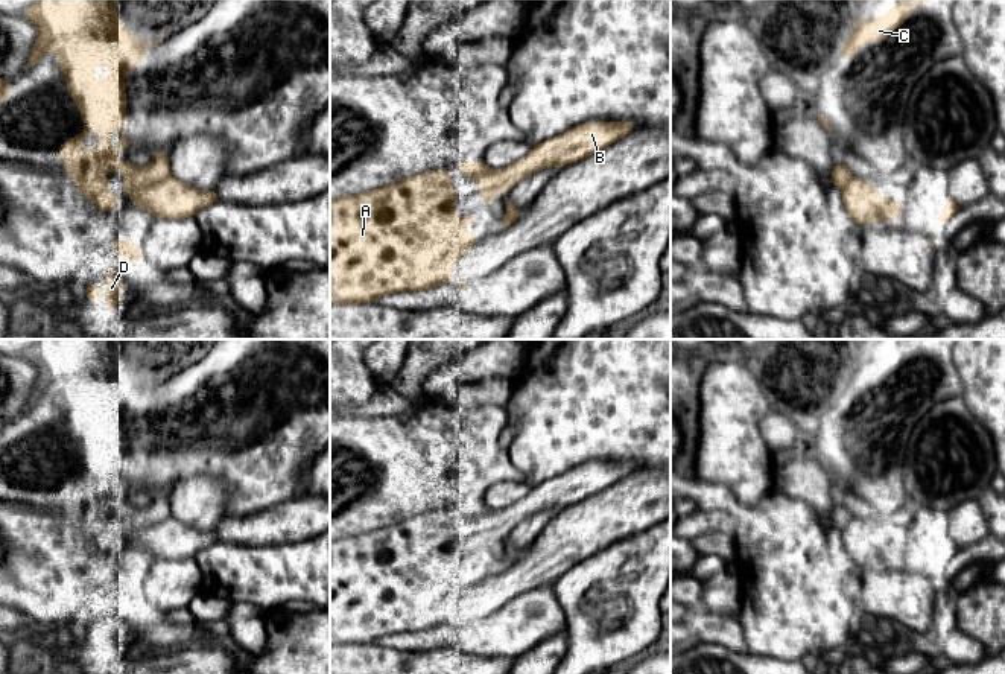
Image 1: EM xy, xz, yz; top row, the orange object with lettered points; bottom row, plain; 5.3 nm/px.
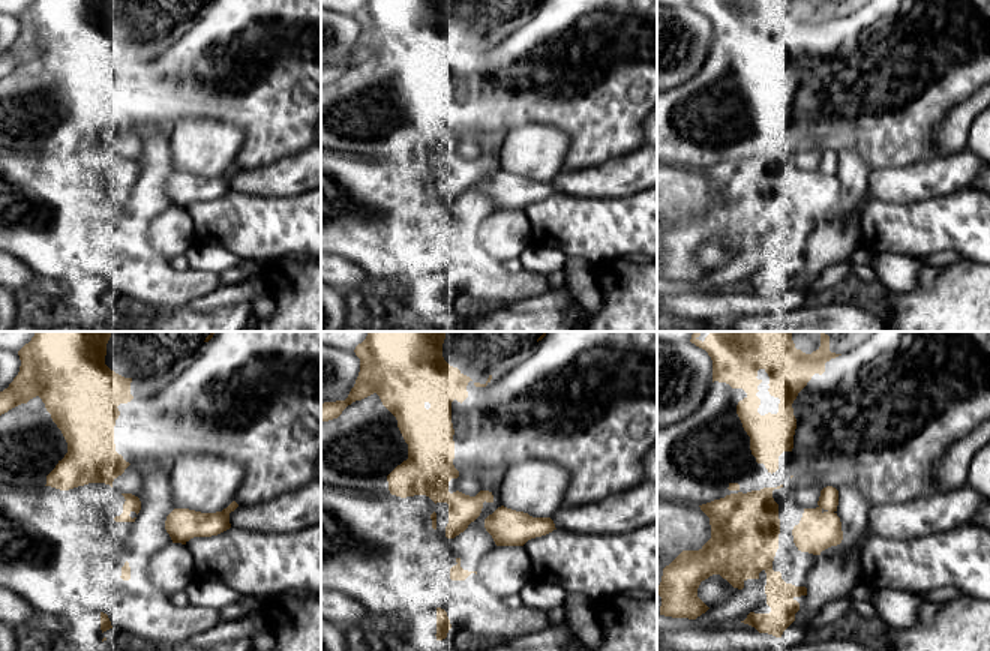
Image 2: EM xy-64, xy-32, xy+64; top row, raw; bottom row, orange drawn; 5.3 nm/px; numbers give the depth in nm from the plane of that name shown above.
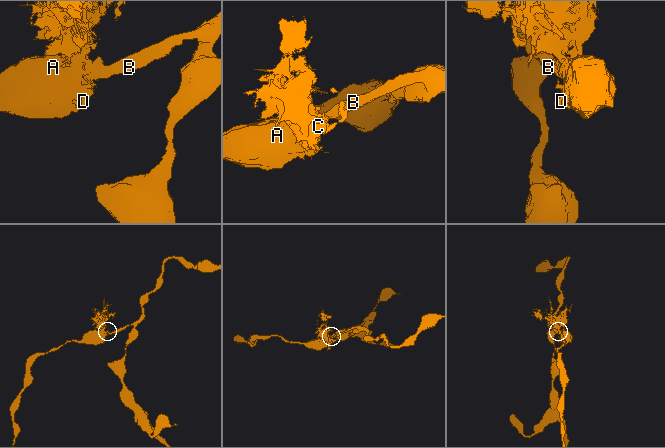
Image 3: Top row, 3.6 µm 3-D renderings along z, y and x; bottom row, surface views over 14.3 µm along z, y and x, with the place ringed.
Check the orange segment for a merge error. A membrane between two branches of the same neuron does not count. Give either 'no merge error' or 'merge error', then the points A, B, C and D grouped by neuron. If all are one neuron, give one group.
no merge error; A B C D

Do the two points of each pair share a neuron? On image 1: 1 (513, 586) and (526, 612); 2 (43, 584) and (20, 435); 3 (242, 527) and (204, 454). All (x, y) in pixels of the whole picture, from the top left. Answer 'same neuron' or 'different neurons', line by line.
1: different neurons
2: different neurons
3: different neurons

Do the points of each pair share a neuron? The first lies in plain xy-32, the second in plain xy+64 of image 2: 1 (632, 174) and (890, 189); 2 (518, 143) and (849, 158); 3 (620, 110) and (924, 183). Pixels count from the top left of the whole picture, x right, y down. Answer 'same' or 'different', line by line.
1: same
2: same
3: different

